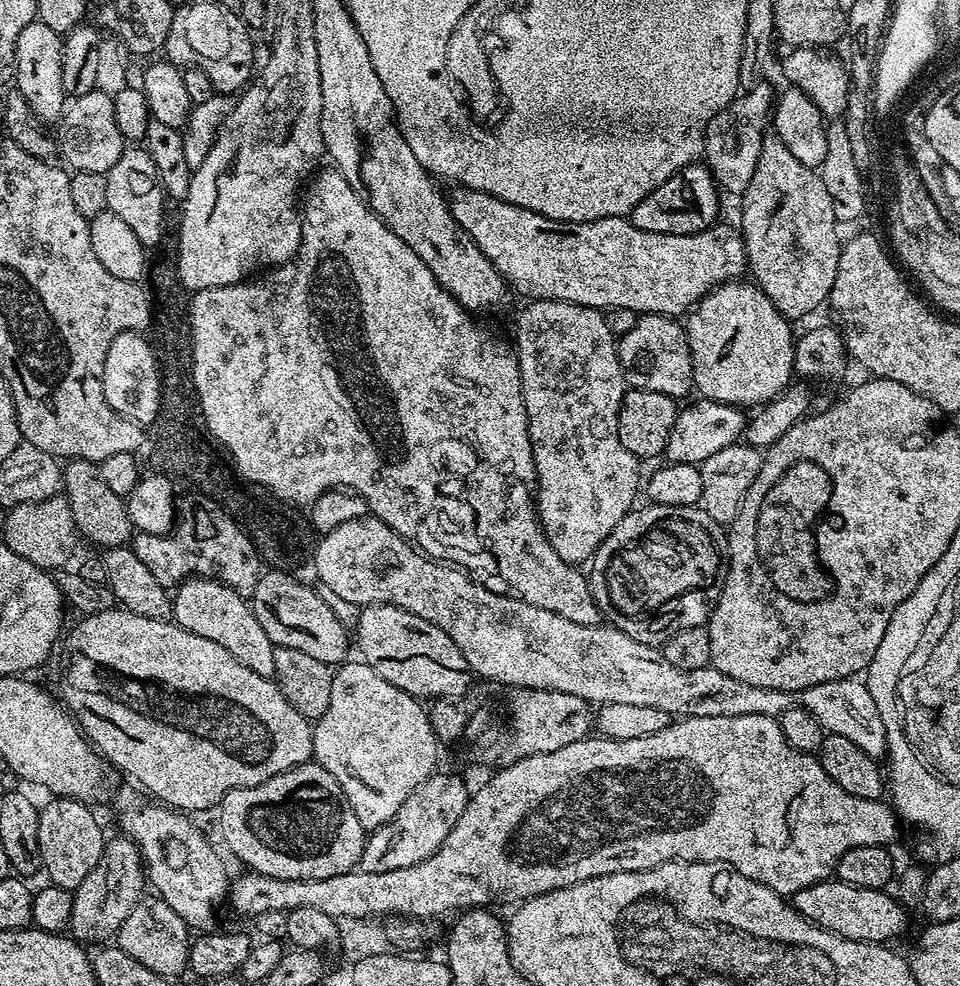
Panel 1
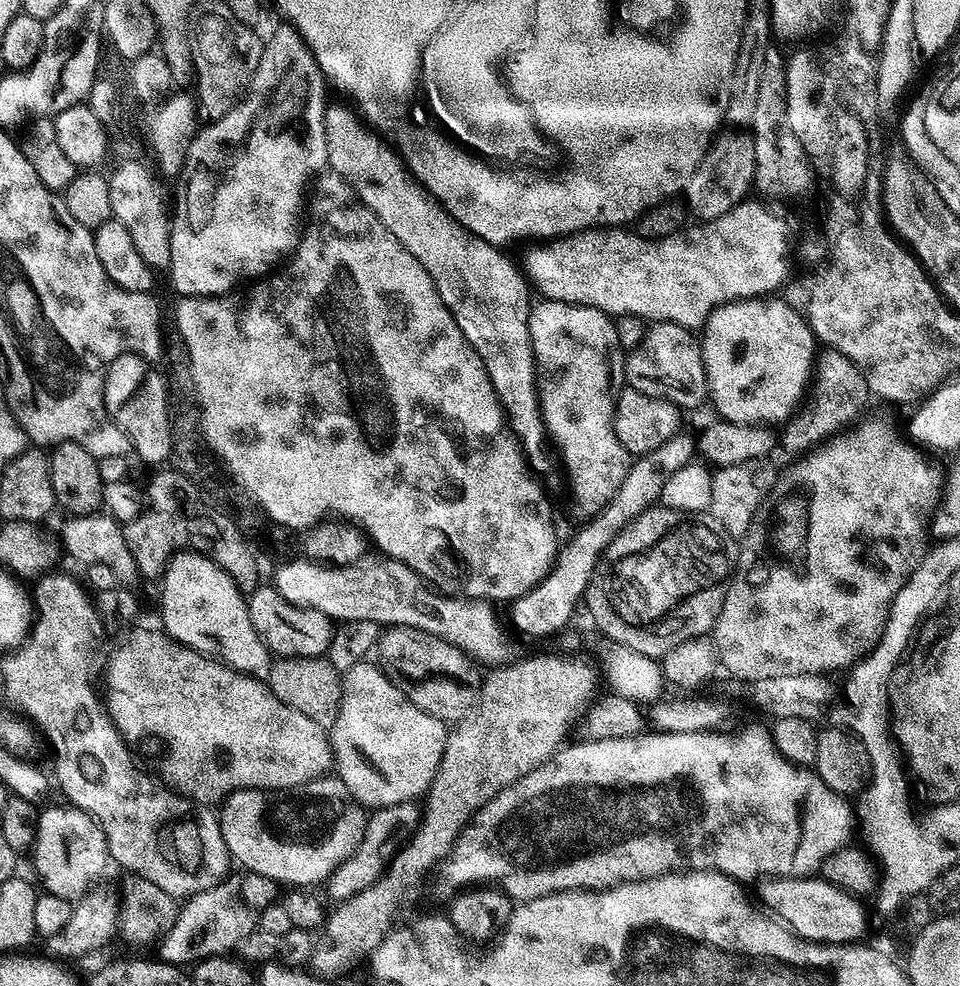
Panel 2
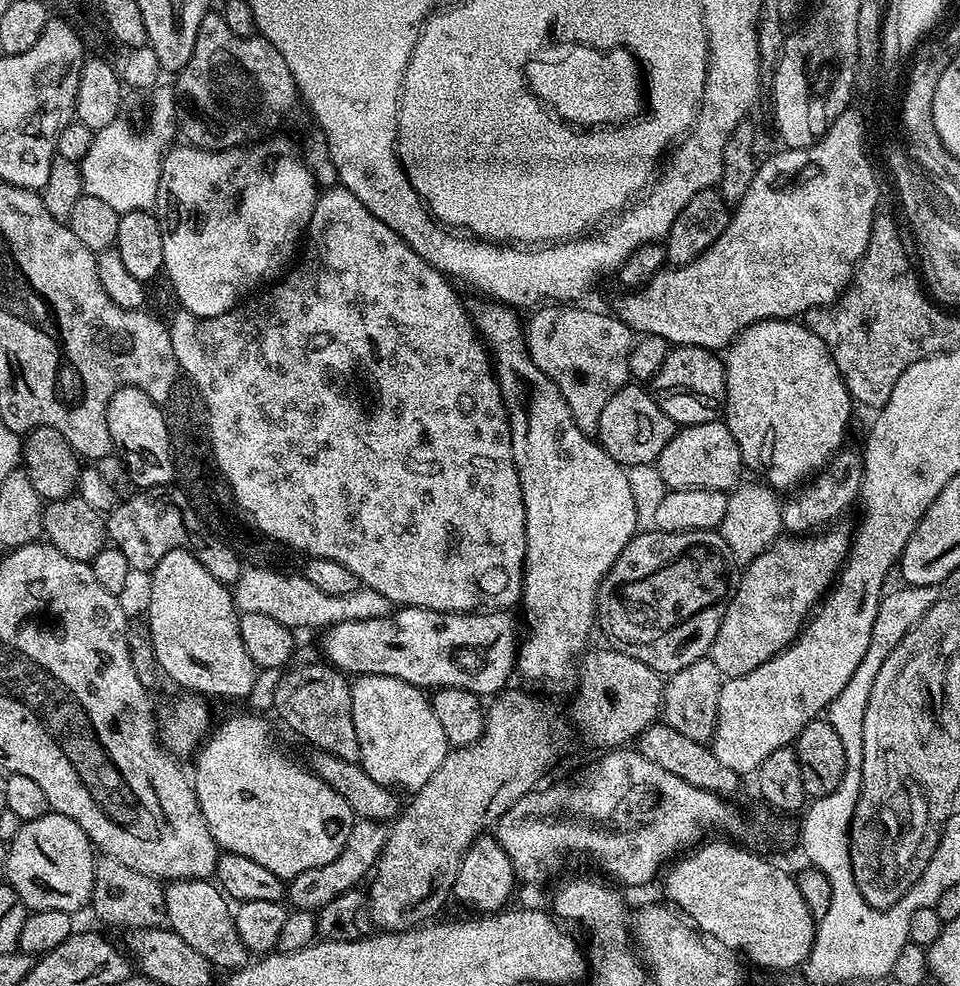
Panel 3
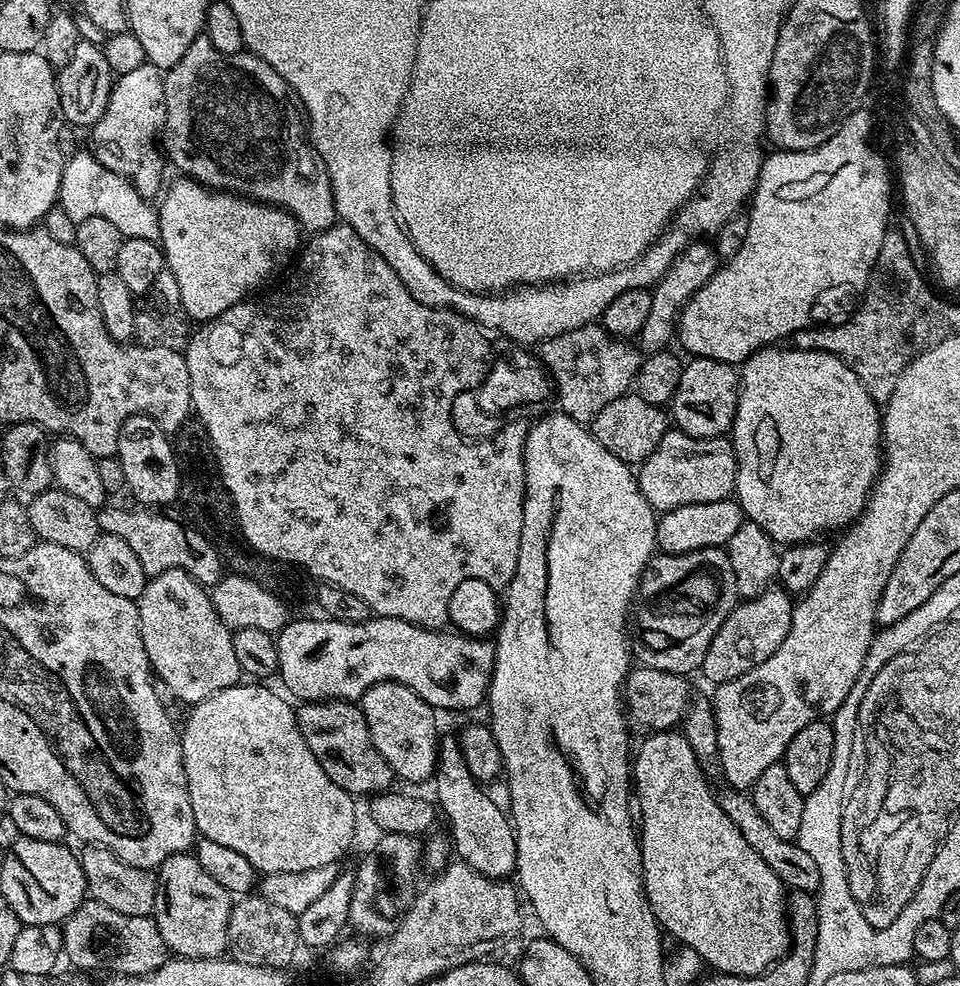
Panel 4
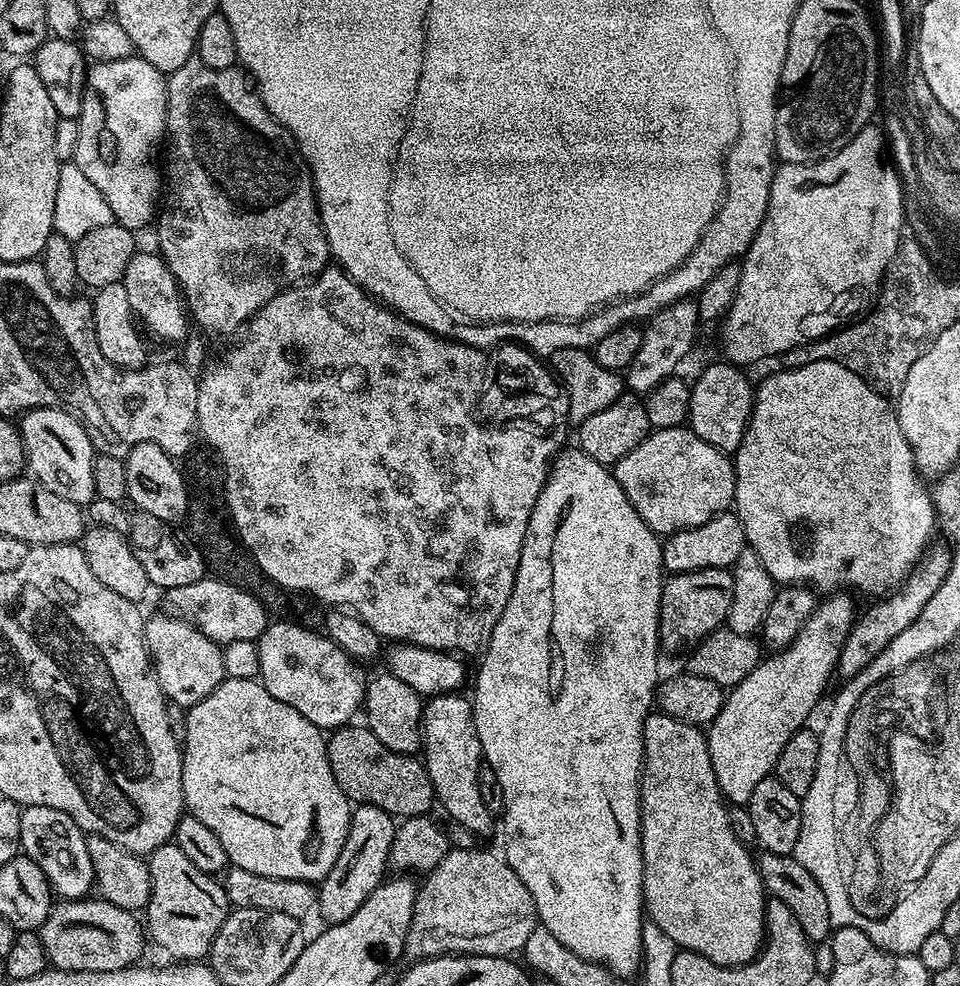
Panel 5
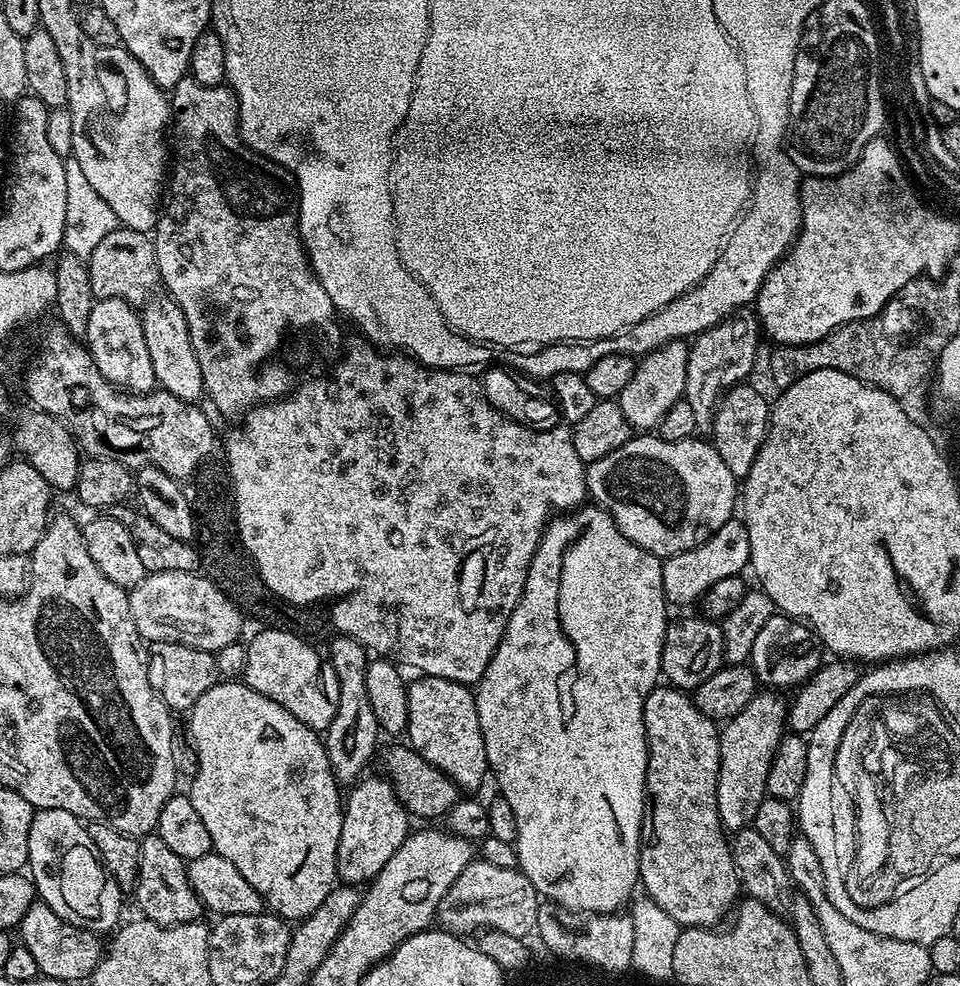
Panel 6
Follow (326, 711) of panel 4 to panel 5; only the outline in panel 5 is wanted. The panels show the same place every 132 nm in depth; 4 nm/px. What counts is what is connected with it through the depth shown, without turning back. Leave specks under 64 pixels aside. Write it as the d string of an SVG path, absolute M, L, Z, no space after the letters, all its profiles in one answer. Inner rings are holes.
M368 727L337 728L327 737L330 770L353 805L369 804L386 810L393 818L427 816L437 803L430 774L415 755L391 752Z

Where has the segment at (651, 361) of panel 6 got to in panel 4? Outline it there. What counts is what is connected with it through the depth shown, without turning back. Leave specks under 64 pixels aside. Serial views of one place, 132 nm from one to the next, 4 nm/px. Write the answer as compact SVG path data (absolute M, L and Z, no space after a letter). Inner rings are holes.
M693 242L674 258L670 270L651 289L650 314L646 317L646 326L642 326L638 337L638 347L641 353L663 352L673 343L674 337L678 332L678 321L680 311L683 310L685 302L692 299L693 294L702 290L706 282L716 272L718 267L718 257L715 247L711 243L700 244L704 242Z

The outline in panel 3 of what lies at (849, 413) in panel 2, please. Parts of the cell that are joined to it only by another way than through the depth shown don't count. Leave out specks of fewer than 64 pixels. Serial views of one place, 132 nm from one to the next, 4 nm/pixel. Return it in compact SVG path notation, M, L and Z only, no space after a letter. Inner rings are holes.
M845 446L821 468L815 476L803 485L791 498L782 504L782 522L784 532L788 534L812 534L829 527L848 507L860 498L860 487L864 481L864 457L851 446ZM797 495L797 496L796 496ZM796 496L796 497L795 497ZM832 520L832 521L831 521Z

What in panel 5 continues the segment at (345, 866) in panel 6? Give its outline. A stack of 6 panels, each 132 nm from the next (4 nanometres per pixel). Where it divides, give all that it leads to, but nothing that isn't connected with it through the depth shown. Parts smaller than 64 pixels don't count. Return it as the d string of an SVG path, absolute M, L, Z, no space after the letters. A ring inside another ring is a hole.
M362 804L353 807L342 854L338 854L338 862L334 862L330 874L326 874L326 878L318 884L318 913L324 922L346 922L346 918L350 918L354 910L358 910L358 906L374 894L378 885L384 883L390 868L388 856L392 852L397 827L397 821L390 813L378 806Z

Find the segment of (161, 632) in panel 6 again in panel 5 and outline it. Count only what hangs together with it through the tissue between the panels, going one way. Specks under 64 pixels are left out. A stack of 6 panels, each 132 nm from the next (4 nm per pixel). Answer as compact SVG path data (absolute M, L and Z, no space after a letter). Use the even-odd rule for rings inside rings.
M205 578L190 586L169 588L166 596L172 607L169 609L175 615L191 622L198 630L202 630L202 634L221 646L239 640L259 641L270 623L270 613L258 597L219 578Z

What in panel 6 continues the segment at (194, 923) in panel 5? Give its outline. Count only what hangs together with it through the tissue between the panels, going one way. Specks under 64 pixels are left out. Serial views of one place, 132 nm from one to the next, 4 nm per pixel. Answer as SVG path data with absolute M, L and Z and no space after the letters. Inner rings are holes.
M149 834L140 840L138 854L138 878L134 889L136 904L140 907L139 915L146 920L153 920L162 926L190 924L201 919L202 905L188 881L186 861L178 858L166 842L155 834Z

